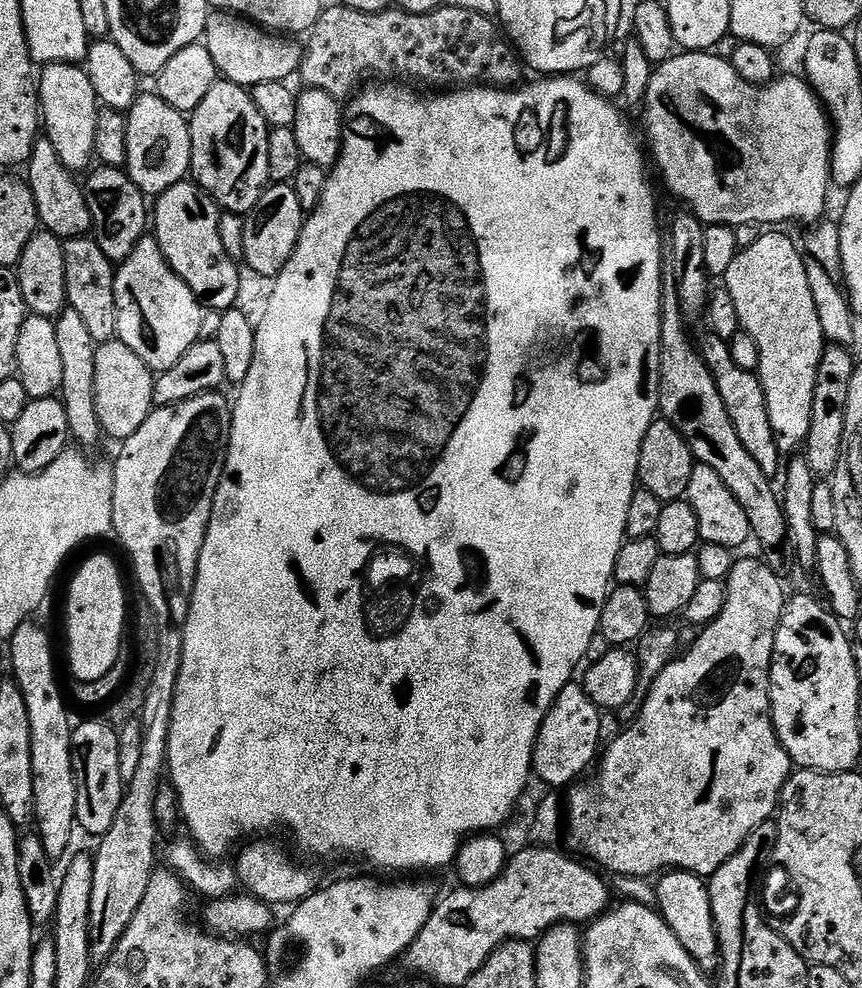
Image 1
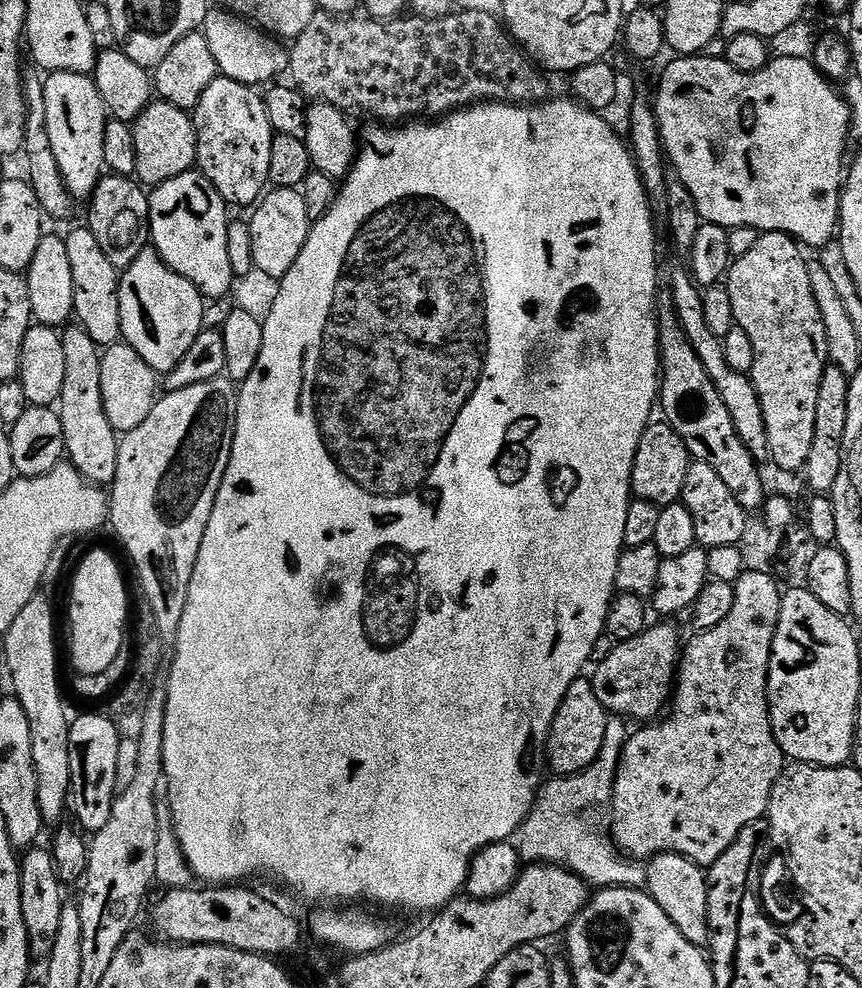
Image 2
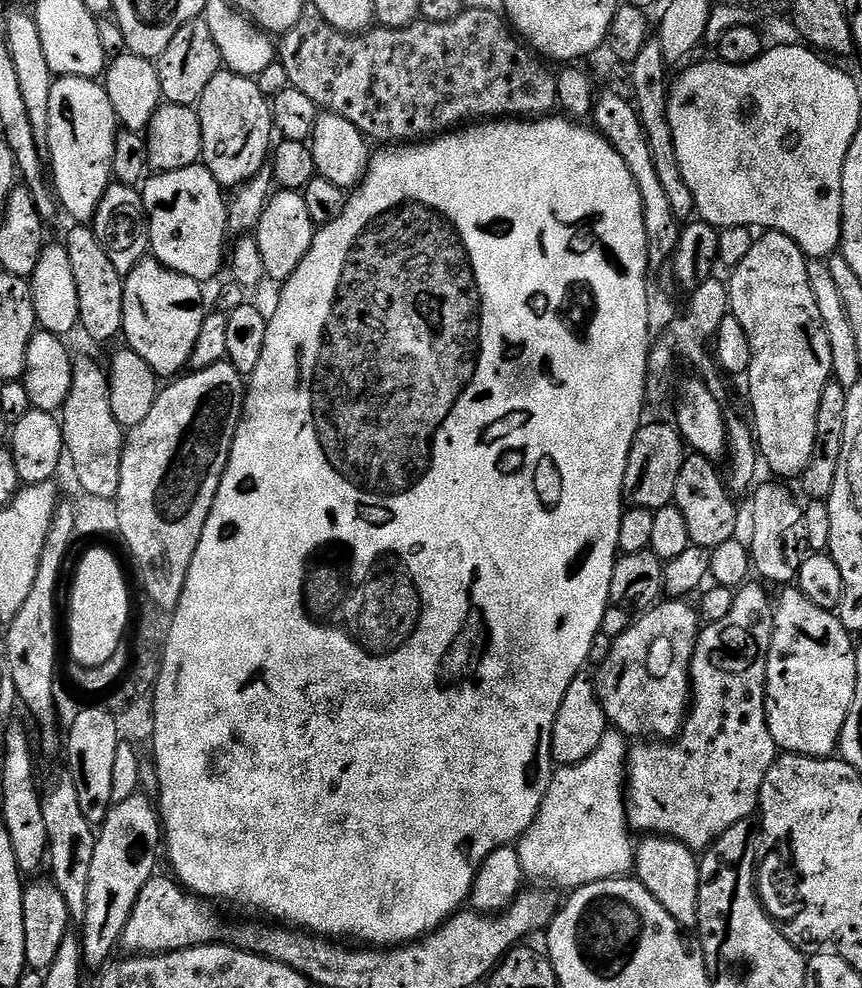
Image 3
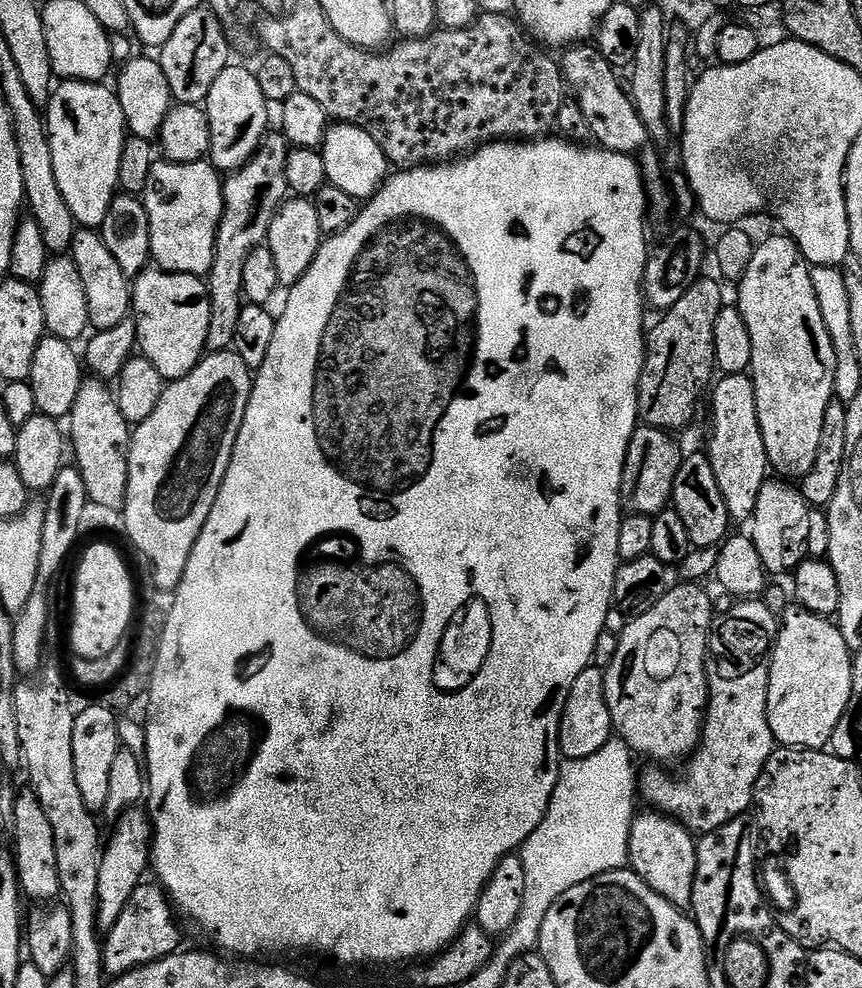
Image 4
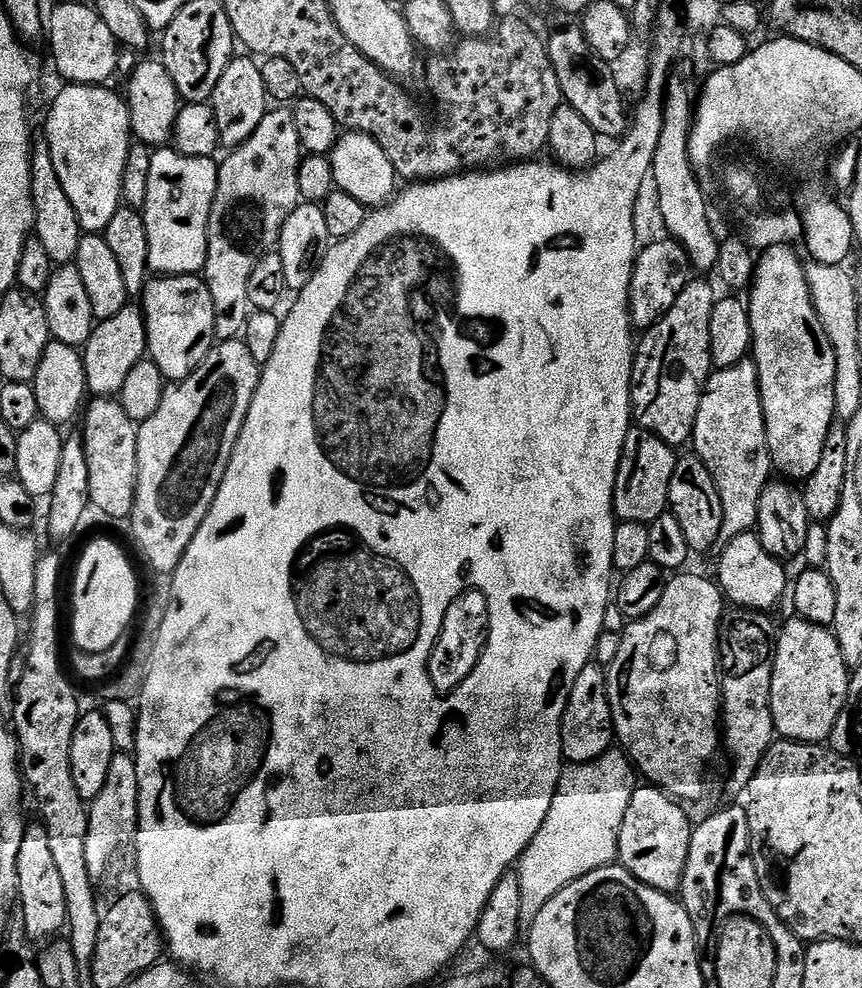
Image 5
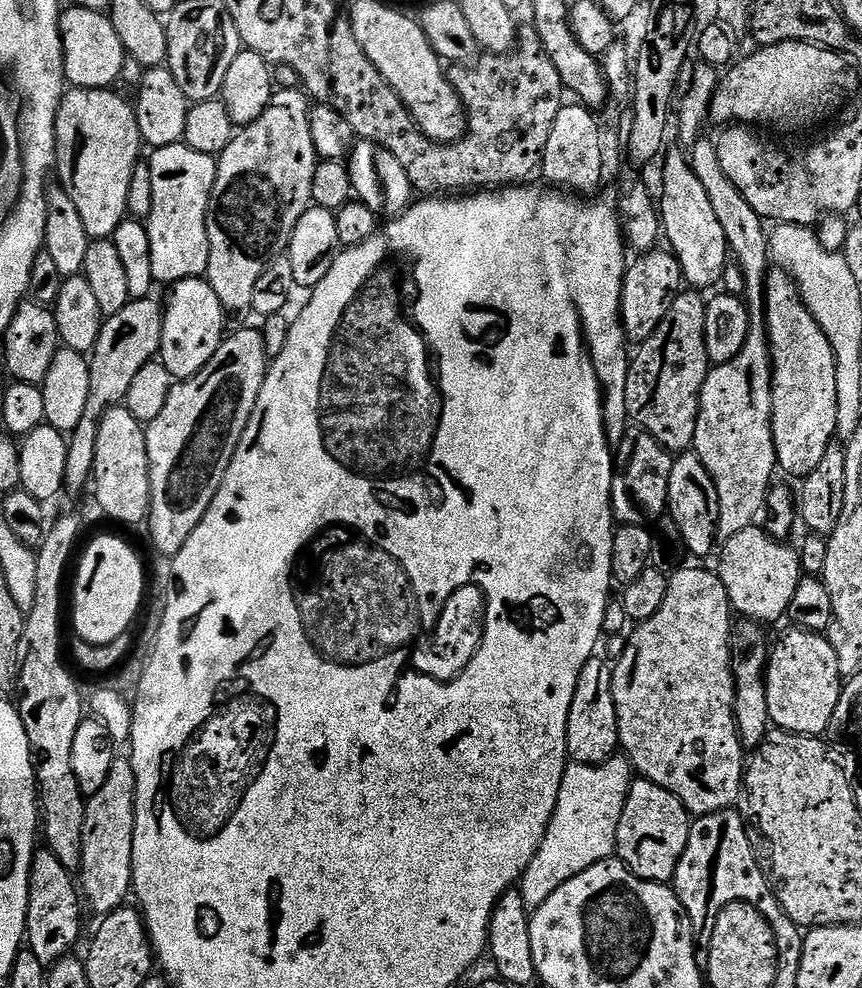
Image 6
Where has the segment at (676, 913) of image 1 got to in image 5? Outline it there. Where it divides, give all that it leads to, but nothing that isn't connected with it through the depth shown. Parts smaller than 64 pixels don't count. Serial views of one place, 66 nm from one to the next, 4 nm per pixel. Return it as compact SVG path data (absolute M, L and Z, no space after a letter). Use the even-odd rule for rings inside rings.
M637 787L618 834L618 860L622 867L634 874L638 882L669 894L679 893L682 886L694 827L693 821L688 821L687 814L679 807L683 808L658 787Z

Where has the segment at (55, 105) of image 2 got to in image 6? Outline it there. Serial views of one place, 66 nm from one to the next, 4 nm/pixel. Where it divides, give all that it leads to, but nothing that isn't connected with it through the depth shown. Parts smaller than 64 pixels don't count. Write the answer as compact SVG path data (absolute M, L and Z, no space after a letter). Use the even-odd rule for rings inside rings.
M69 87L67 91L65 91L62 102L60 103L60 109L58 110L58 118L56 119L56 162L54 172L55 175L60 175L60 177L58 177L58 183L60 187L66 190L66 194L70 194L70 202L74 202L74 206L78 210L78 215L82 218L82 223L86 225L86 234L92 240L109 239L114 234L114 230L118 230L120 223L128 216L126 198L130 194L130 178L134 174L138 161L141 159L140 148L142 149L142 141L133 105L129 103L129 101L127 104L127 102L116 93L116 90L109 90L107 88Z

